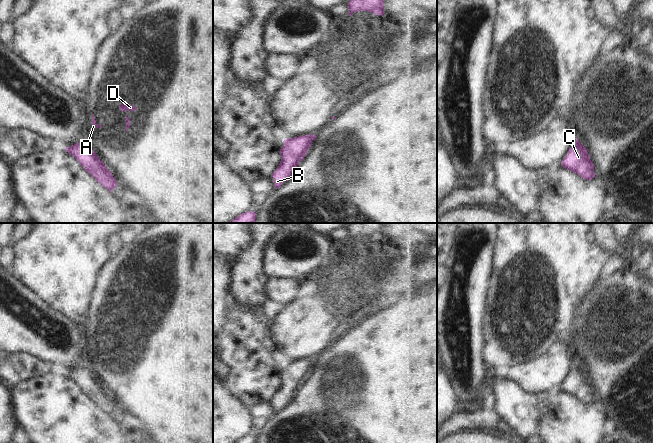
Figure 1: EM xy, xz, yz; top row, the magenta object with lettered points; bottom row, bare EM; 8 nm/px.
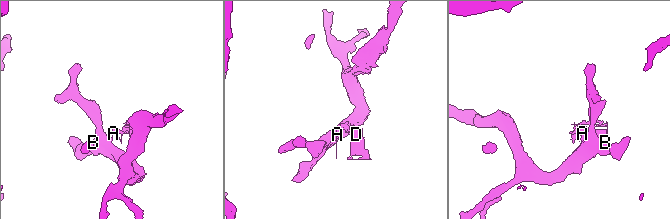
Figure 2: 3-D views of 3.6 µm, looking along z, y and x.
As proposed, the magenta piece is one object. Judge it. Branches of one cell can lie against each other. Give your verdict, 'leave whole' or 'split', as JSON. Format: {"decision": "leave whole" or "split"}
{"decision": "split"}

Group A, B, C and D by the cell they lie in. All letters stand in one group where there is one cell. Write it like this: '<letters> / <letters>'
A D / B C

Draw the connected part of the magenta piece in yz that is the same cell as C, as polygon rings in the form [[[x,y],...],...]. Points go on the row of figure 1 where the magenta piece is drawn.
[[[578,140],[570,147],[560,163],[561,167],[574,172],[585,180],[595,177],[593,163],[587,149]]]

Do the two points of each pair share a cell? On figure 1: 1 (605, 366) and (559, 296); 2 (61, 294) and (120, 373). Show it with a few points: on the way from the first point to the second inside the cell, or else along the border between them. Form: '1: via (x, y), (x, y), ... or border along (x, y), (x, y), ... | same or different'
1: border along (582, 299), (575, 311), (576, 328), (573, 331) | different
2: border along (88, 305), (88, 329), (83, 332) | different

